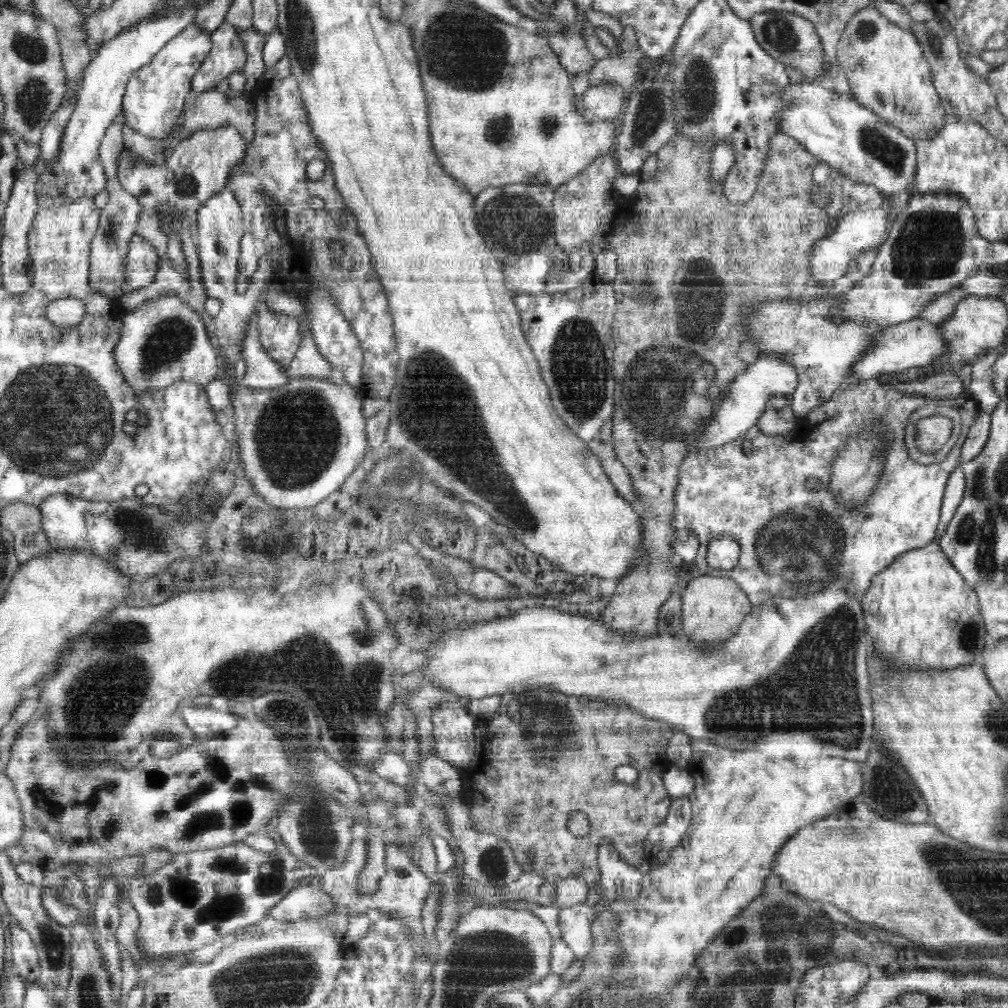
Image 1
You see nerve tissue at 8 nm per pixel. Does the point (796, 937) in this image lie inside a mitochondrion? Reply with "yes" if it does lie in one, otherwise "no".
yes

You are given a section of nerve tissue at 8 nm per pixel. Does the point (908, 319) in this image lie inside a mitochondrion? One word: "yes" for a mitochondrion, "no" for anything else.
no

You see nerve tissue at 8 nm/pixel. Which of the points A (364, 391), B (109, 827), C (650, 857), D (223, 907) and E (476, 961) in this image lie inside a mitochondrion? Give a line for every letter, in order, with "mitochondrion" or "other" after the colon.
A: other
B: mitochondrion
C: other
D: mitochondrion
E: mitochondrion

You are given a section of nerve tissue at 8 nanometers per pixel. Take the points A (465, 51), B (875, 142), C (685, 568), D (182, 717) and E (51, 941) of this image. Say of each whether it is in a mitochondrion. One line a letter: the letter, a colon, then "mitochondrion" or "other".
A: mitochondrion
B: mitochondrion
C: other
D: other
E: mitochondrion

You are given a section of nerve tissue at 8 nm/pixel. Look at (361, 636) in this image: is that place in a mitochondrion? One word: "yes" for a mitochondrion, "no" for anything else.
yes

